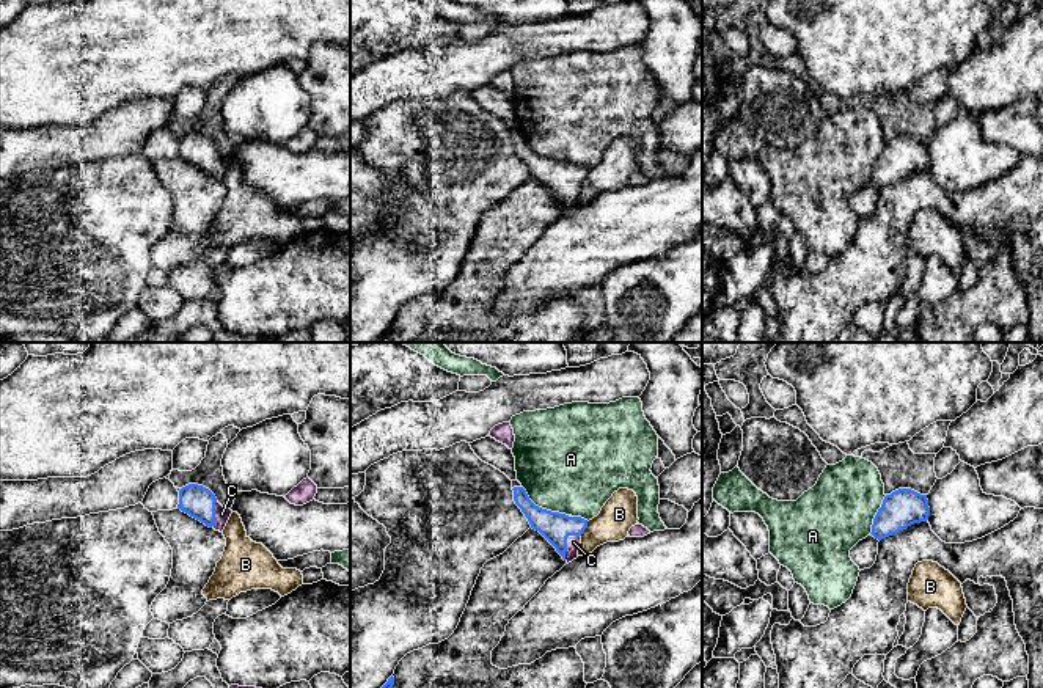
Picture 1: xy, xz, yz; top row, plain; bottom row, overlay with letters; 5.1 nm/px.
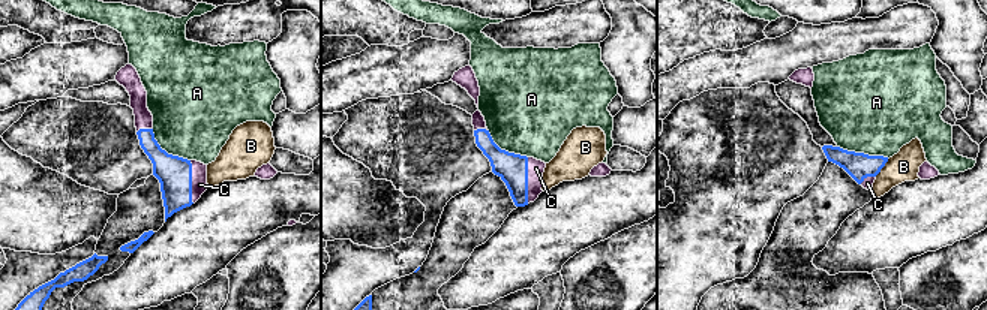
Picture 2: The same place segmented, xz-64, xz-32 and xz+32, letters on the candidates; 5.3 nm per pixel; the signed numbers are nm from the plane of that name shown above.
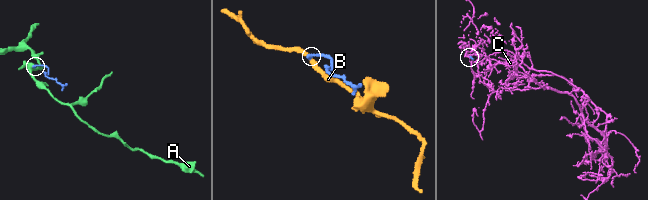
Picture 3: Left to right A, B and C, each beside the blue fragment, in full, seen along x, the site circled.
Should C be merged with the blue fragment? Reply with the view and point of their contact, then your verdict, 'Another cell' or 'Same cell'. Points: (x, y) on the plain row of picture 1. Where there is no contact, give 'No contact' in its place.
Touches blue at xz (566, 190). Same cell

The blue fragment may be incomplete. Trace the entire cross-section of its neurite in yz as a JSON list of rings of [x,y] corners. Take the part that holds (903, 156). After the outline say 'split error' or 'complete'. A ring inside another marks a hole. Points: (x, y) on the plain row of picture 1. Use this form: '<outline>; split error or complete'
[[[898,137],[884,145],[873,167],[870,182],[881,188],[914,171],[927,170],[928,163],[930,156],[927,143],[920,143],[911,137]]]; complete

